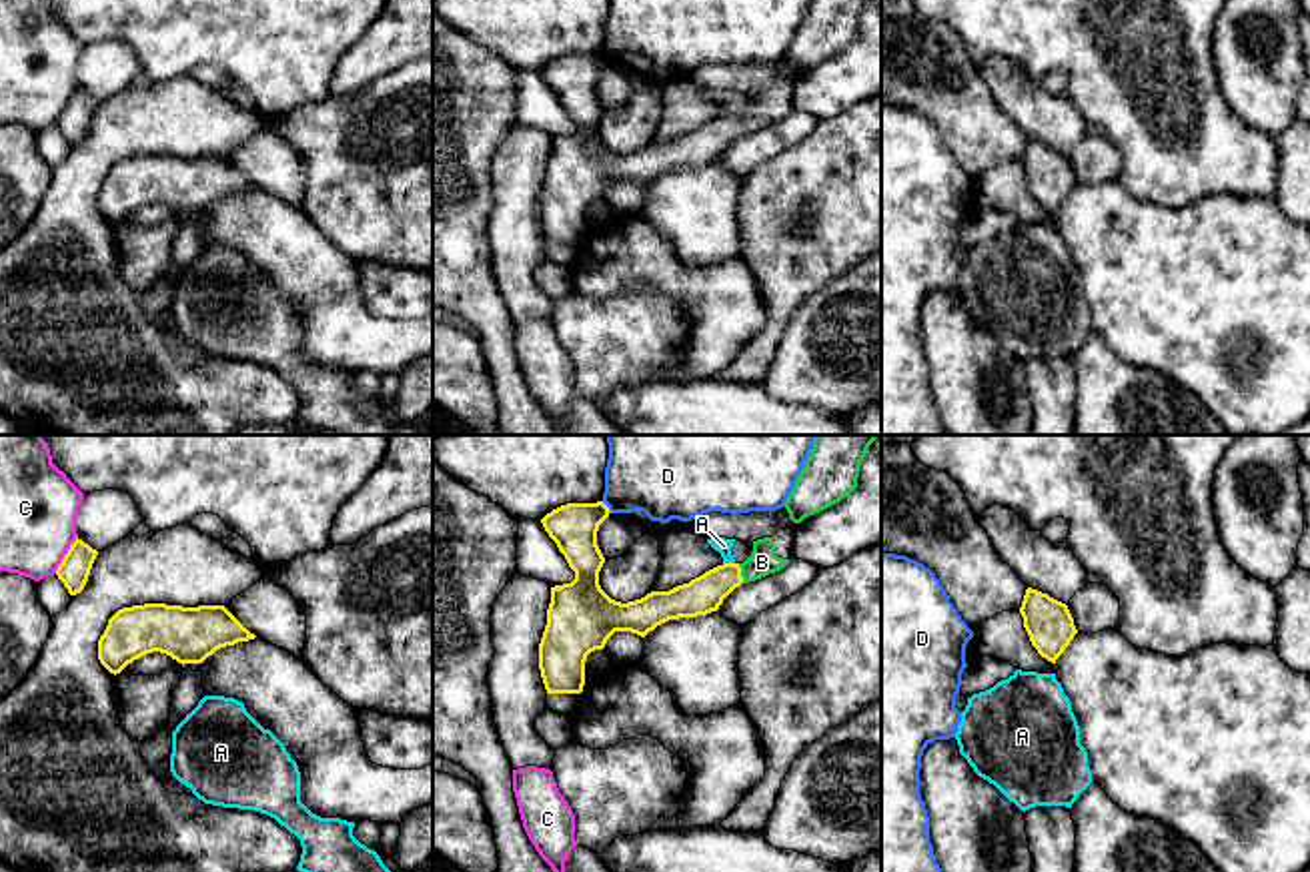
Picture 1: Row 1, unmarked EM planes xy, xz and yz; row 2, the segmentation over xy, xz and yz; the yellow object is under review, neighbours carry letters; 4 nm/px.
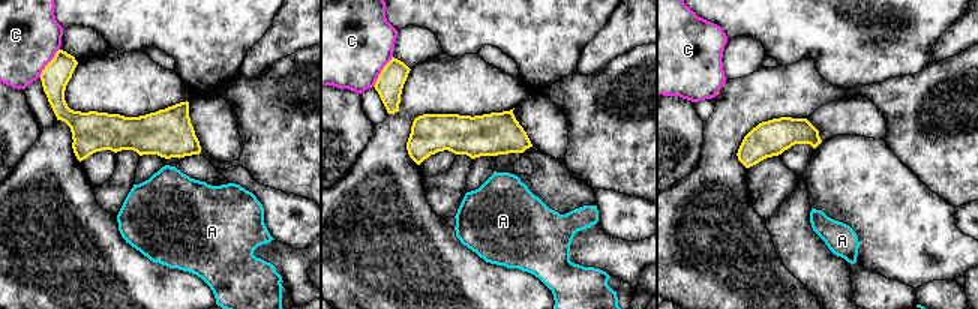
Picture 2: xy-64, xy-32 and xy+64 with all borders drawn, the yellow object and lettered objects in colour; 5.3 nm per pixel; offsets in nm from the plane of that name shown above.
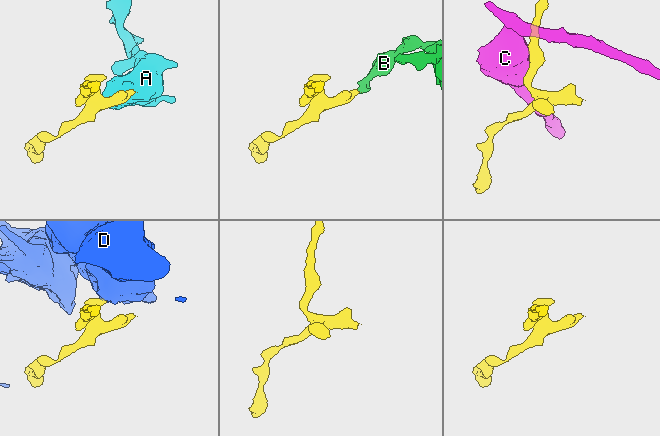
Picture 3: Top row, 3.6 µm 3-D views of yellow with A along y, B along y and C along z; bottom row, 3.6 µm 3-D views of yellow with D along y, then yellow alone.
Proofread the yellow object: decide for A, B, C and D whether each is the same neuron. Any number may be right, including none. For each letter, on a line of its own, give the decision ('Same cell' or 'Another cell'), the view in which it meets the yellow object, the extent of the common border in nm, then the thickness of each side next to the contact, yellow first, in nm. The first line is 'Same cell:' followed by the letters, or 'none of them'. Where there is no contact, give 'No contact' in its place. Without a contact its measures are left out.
Same cell: B
A: Another cell. Touches yellow in xz. Shared border 50 nm. Thickness 150 nm (yellow) against 70 nm
B: Same cell. Touches yellow in xz. Shared border 80 nm. Thickness 150 nm (yellow) against 120 nm
C: Another cell. Touches yellow in xy. Shared border 180 nm. Thickness 120 nm (yellow) against 320 nm
D: Another cell. Touches yellow in xz. Shared border 60 nm. Thickness 190 nm (yellow) against 280 nm

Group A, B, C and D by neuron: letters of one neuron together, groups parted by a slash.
A / B / C / D

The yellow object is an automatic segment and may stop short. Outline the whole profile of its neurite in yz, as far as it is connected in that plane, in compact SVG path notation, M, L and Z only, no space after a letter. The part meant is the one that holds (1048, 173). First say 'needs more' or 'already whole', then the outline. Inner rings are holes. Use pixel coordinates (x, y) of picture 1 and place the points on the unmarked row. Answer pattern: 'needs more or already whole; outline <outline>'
already whole; outline M1028 138L1020 164L1032 196L1042 208L1056 214L1078 184L1068 156Z

